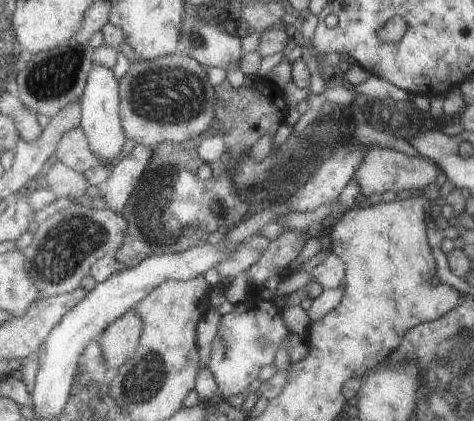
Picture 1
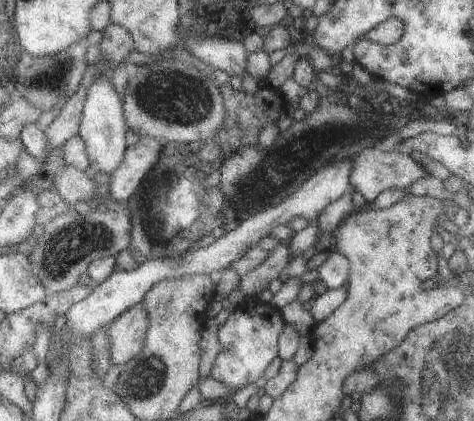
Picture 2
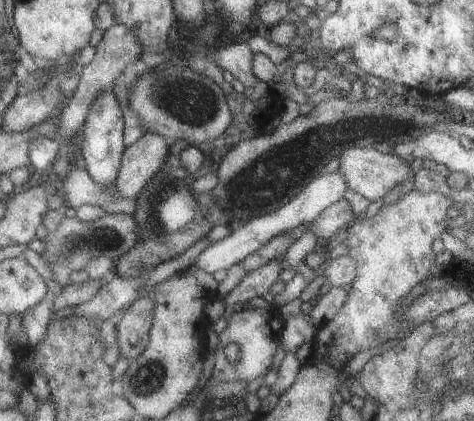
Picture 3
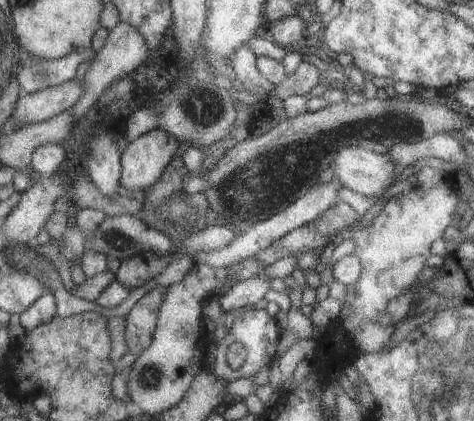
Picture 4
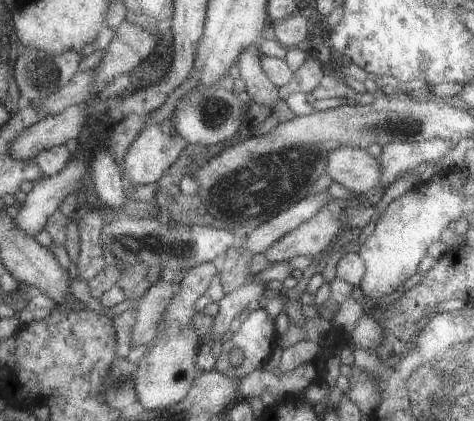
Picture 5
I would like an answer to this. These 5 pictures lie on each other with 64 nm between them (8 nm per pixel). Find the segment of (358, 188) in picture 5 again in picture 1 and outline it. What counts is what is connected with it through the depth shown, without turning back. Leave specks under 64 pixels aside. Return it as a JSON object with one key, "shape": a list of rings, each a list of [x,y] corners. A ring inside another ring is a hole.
{"shape":[[[371,148],[363,162],[359,164],[359,168],[353,174],[353,180],[359,184],[361,194],[371,196],[373,192],[377,194],[385,194],[389,192],[399,192],[399,190],[411,190],[411,192],[421,192],[425,186],[433,184],[435,178],[439,176],[439,168],[435,162],[431,162],[429,158],[423,156],[405,156],[401,152],[389,150],[389,148]]]}

